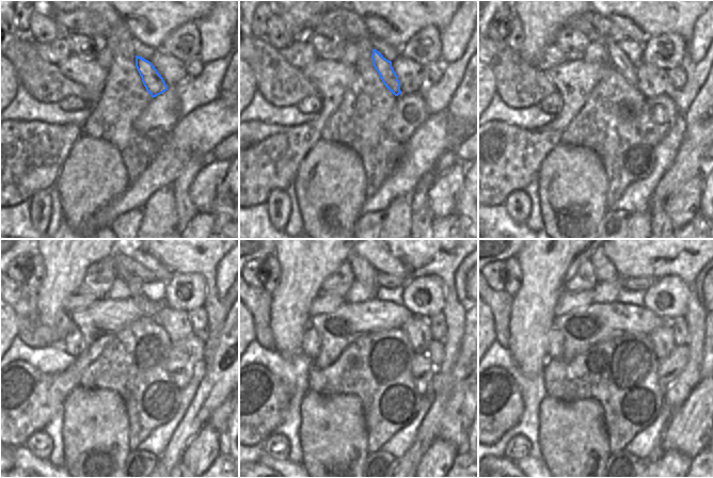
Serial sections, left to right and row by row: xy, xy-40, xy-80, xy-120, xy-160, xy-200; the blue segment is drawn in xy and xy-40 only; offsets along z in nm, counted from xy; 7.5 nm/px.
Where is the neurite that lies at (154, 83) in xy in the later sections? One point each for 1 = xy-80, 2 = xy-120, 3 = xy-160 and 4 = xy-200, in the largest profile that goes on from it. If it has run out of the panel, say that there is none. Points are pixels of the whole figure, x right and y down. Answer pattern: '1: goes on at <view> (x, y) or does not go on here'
1: goes on at xy-80 (621, 64)
2: goes on at xy-120 (135, 286)
3: goes on at xy-160 (363, 271)
4: goes on at xy-200 (604, 270)

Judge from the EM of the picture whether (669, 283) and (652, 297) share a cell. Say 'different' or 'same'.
same

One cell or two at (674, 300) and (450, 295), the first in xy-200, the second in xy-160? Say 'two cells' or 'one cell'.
two cells

